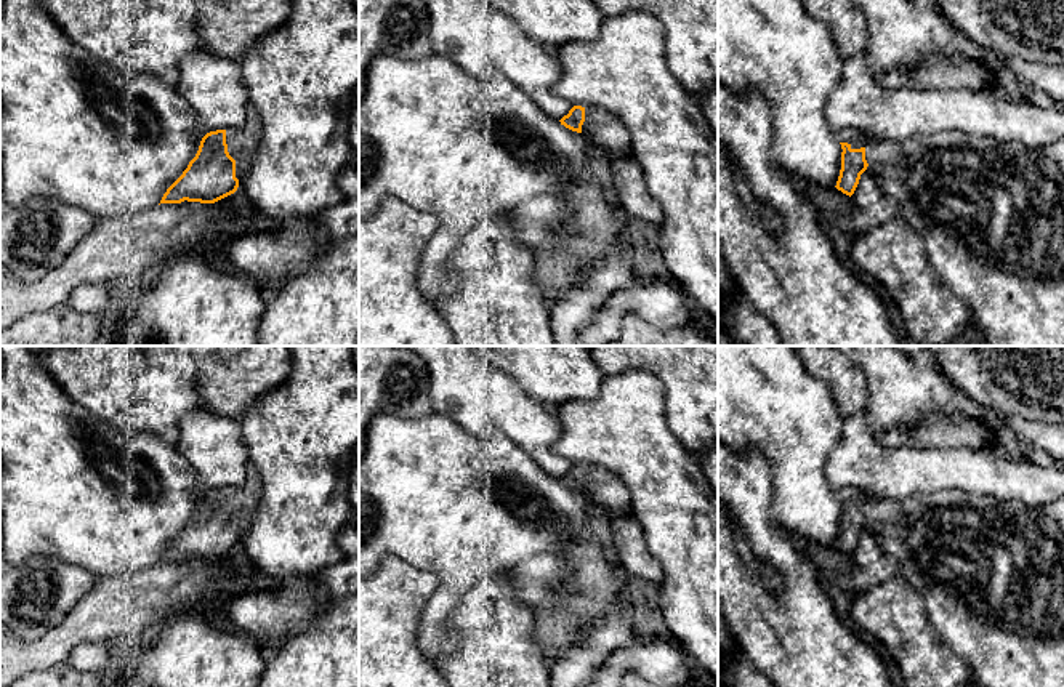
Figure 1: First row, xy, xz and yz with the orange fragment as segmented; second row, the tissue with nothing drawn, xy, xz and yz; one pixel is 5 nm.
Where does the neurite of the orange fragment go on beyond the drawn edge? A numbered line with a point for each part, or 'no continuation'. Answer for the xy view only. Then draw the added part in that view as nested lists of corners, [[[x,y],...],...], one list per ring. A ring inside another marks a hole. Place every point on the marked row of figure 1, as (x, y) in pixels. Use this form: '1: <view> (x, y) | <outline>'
1: xy (242, 143) | [[[250,104],[247,109],[245,125],[240,128],[226,130],[228,152],[236,160],[236,178],[239,179],[239,183],[244,173],[250,168],[260,139],[261,139],[260,117]]]

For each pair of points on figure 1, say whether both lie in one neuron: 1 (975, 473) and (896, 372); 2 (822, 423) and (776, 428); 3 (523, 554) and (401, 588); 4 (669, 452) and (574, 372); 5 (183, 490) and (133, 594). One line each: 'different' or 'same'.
1: different
2: same
3: different
4: different
5: different

